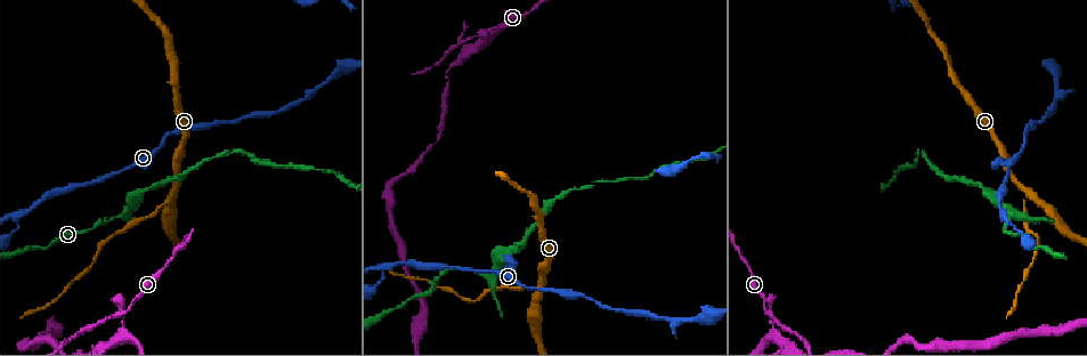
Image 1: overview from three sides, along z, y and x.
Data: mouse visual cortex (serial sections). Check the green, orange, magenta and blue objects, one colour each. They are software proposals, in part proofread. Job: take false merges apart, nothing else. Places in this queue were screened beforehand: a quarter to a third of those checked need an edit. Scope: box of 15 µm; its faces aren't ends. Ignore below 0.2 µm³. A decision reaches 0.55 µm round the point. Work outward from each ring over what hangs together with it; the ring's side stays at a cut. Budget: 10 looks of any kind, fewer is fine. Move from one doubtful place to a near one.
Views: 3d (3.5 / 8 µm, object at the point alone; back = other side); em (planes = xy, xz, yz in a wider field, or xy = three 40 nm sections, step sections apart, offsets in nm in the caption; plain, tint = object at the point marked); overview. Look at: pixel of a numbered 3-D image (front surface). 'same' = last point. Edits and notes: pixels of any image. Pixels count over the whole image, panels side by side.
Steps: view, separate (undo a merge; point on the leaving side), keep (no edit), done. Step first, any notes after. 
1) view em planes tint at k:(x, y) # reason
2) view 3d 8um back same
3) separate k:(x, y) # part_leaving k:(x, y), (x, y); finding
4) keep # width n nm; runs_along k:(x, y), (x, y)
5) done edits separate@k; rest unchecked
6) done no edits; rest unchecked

view 3d 3.5um back at 1:(489, 30) # a fork

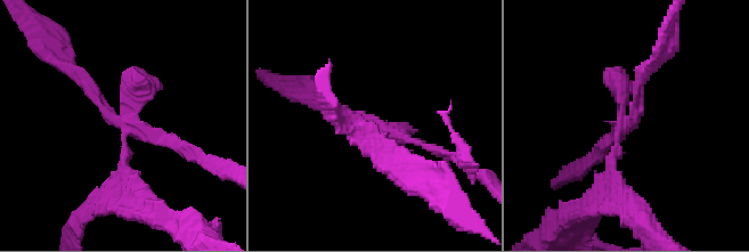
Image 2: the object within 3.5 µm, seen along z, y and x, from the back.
view em xy step 3 tint at 2:(132, 126) # shape alone is not enough

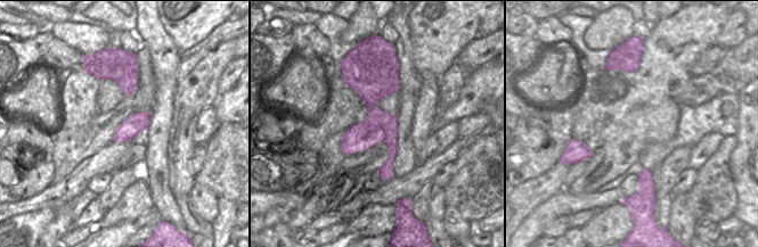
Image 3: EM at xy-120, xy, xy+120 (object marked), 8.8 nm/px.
separate 2:(152, 84) # border 3:(366, 118), (383, 130), (385, 140); two cells meet here

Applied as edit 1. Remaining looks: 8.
view overview

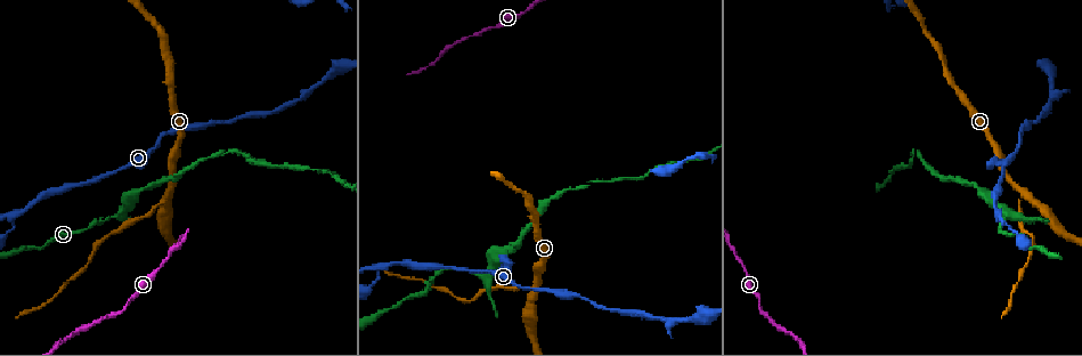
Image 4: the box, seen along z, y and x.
view 3d 3.5um back at 4:(996, 213) # a fork

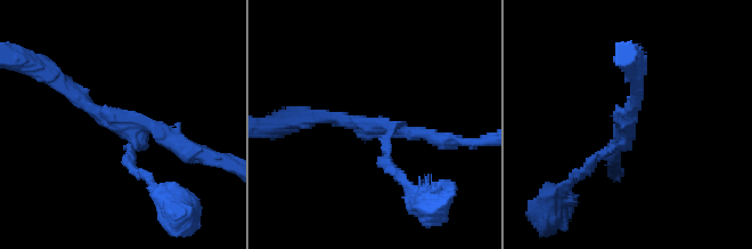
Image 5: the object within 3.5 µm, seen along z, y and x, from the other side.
view em xy step 5 tint at 5:(376, 126) # need the tissue

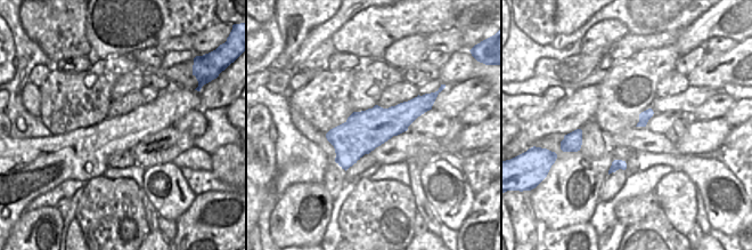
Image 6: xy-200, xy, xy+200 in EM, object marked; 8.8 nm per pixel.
keep # width 360 nm; runs_along 6:(428, 104), (370, 128), (338, 160); all the same cell

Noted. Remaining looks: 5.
view 3d 3.5um at 4:(119, 216) # sharp bend

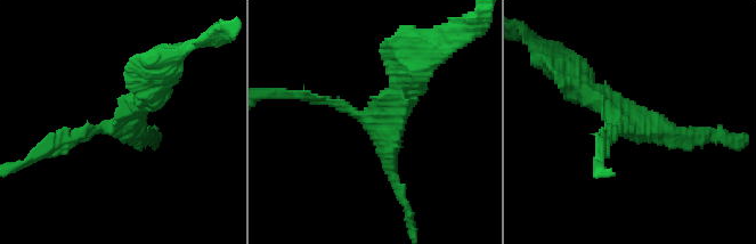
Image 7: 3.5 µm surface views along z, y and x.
view em xy step 1 tint at 7:(620, 118) # need the tissue

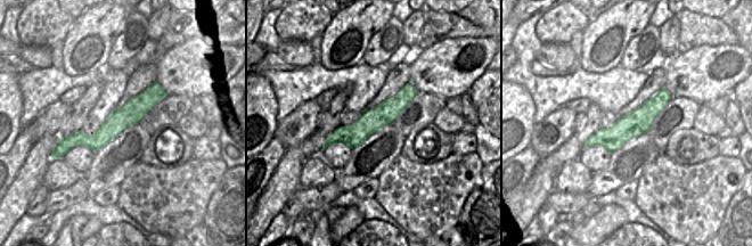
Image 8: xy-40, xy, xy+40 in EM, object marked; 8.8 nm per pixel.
view em xy step 5 tint same

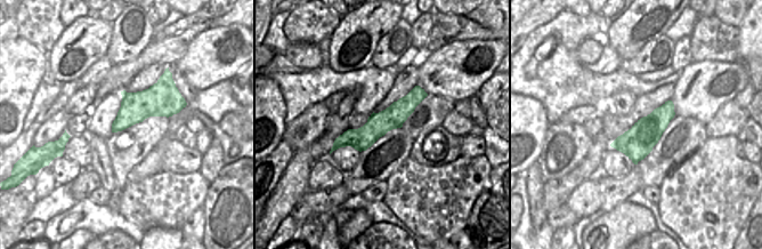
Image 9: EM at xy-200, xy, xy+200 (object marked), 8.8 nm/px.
keep # runs_along 7:(55, 141), (114, 127), (156, 74); all the same cell

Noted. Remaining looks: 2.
view 3d 3.5um at 4:(170, 191) # side arm on a straight run

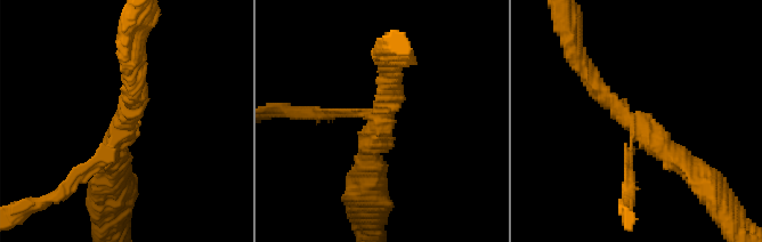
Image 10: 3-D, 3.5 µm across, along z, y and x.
separate 10:(84, 168) # arms 3; part_leaving 10:(114, 136), (58, 195), (30, 203); two cells meet here

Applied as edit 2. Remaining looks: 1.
done edits separate@2, separate@10; rest unchecked

